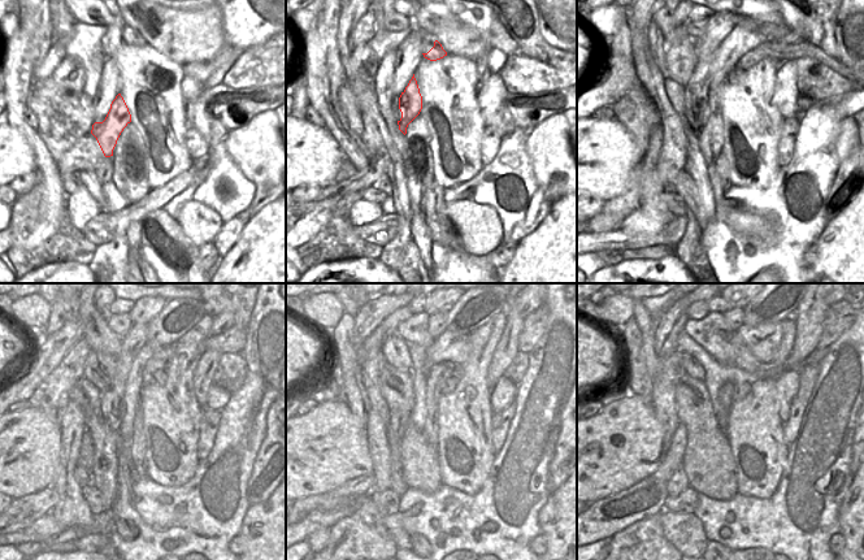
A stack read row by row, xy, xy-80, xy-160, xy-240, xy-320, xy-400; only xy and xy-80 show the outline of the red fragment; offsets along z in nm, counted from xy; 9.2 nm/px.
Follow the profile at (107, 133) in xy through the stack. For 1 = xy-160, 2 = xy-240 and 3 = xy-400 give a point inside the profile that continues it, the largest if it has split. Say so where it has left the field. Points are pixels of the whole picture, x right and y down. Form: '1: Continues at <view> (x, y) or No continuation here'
1: Continues at xy-160 (747, 34)
2: Continues at xy-240 (178, 316)
3: Continues at xy-400 (760, 309).

